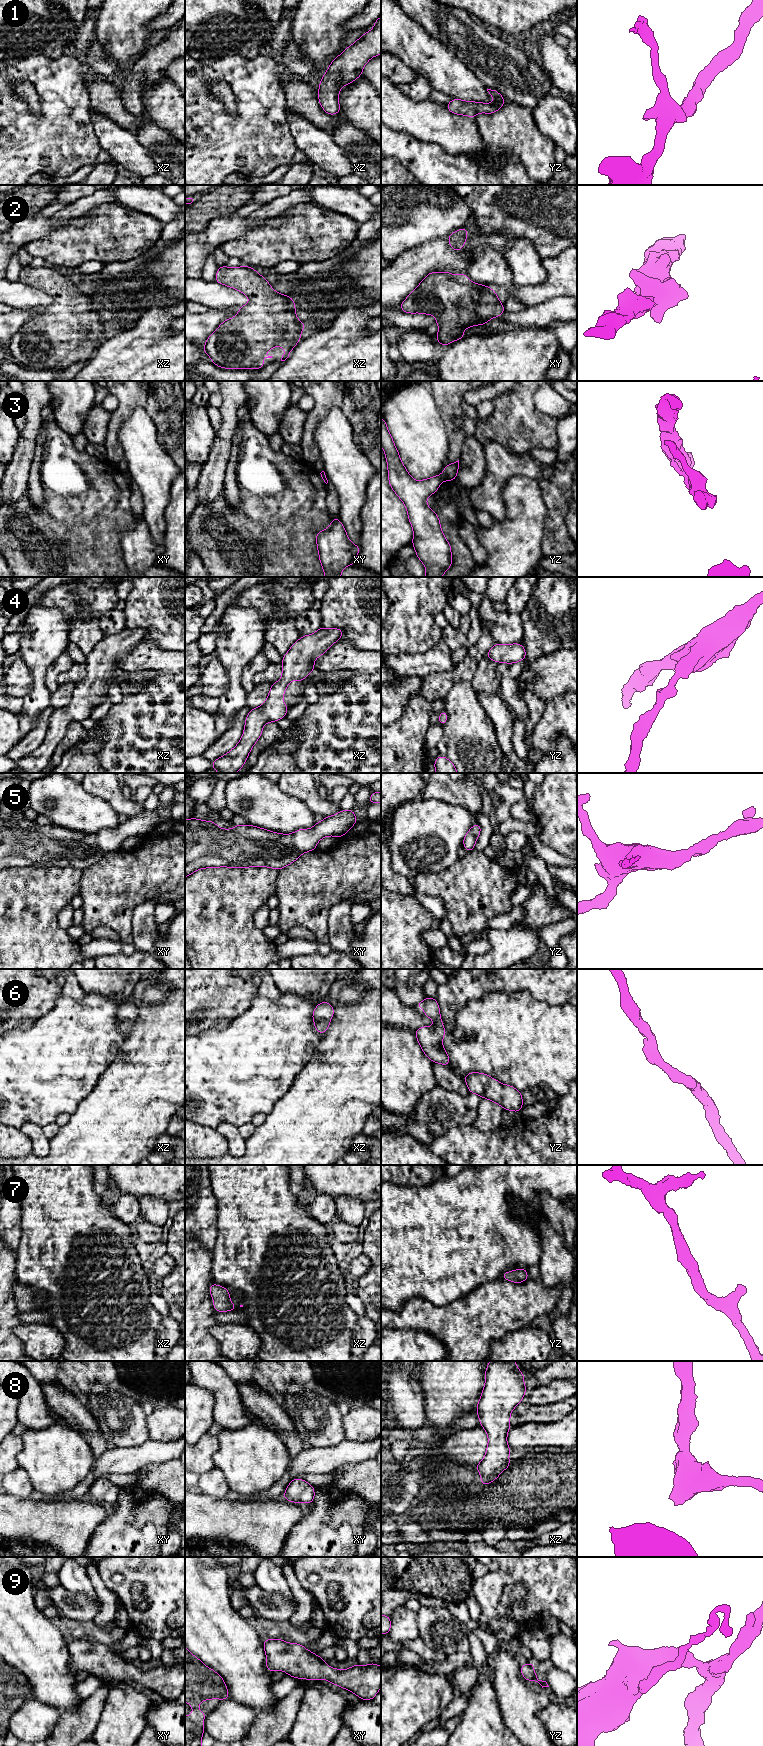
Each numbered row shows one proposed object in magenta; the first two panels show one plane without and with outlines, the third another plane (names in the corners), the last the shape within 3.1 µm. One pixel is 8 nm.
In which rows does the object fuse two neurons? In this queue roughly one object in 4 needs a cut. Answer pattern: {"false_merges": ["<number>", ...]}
{"false_merges": ["3"]}

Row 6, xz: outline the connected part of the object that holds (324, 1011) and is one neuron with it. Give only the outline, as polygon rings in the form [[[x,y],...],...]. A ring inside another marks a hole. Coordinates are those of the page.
[[[320,1002],[314,1009],[312,1019],[317,1032],[324,1034],[334,1015],[334,1008],[329,1002]]]

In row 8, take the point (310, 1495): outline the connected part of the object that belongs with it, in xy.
[[[294,1478],[287,1486],[283,1498],[293,1503],[313,1502],[315,1497],[314,1487],[300,1478]]]

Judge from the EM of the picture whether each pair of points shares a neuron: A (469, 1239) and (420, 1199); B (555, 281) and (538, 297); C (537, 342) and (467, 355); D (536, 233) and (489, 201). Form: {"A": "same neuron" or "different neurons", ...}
{"A": "same neuron", "B": "same neuron", "C": "same neuron", "D": "same neuron"}

